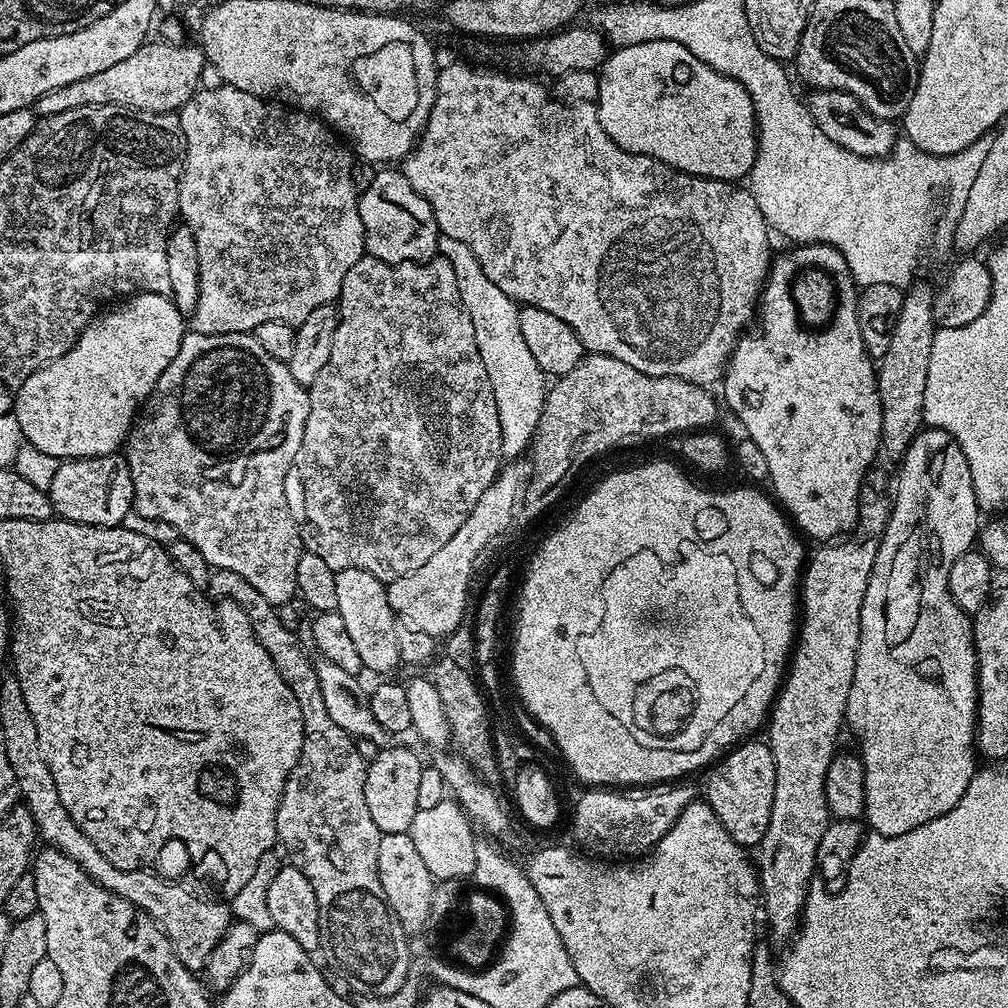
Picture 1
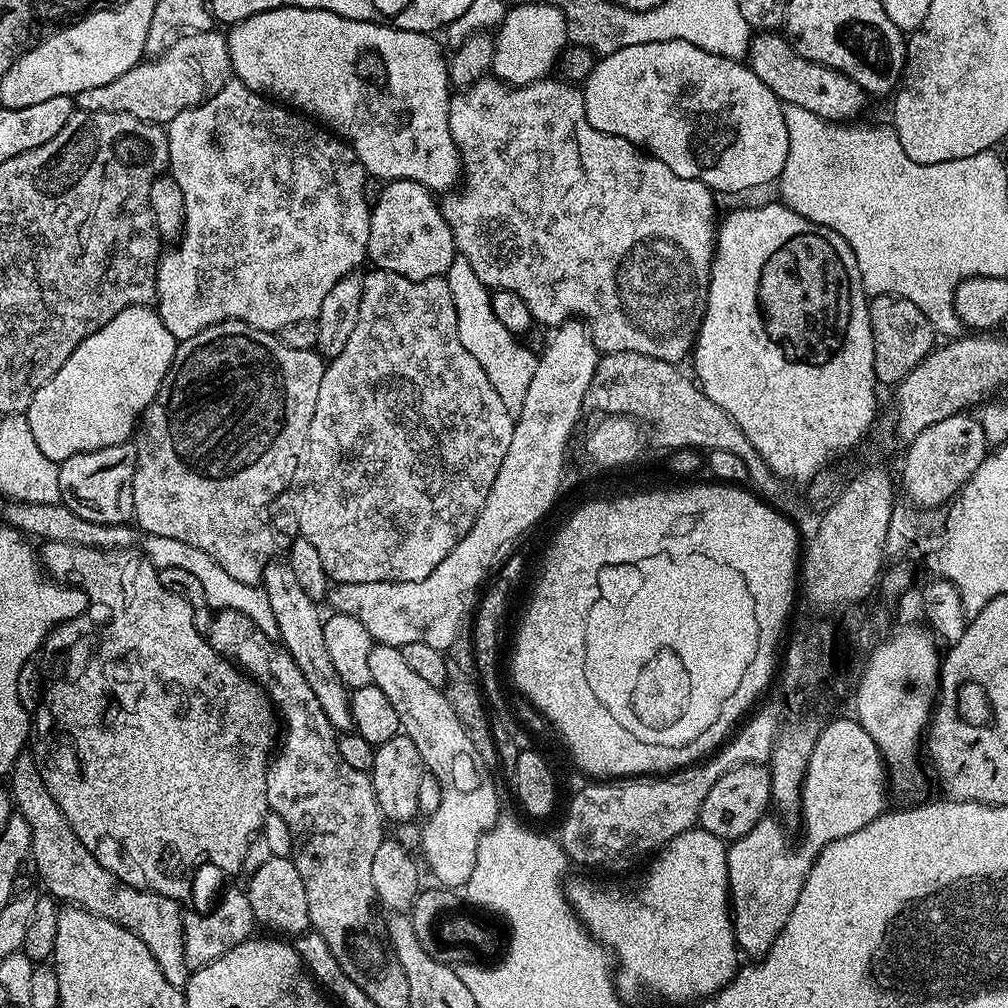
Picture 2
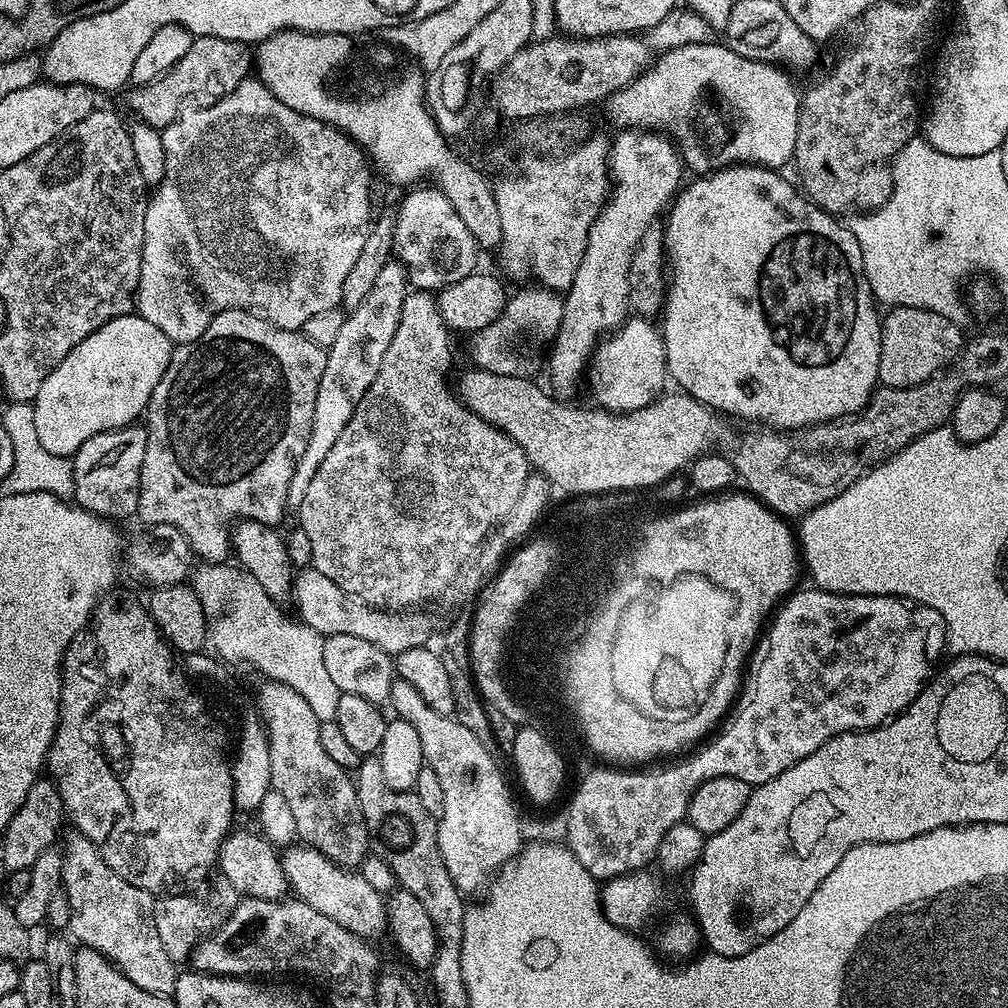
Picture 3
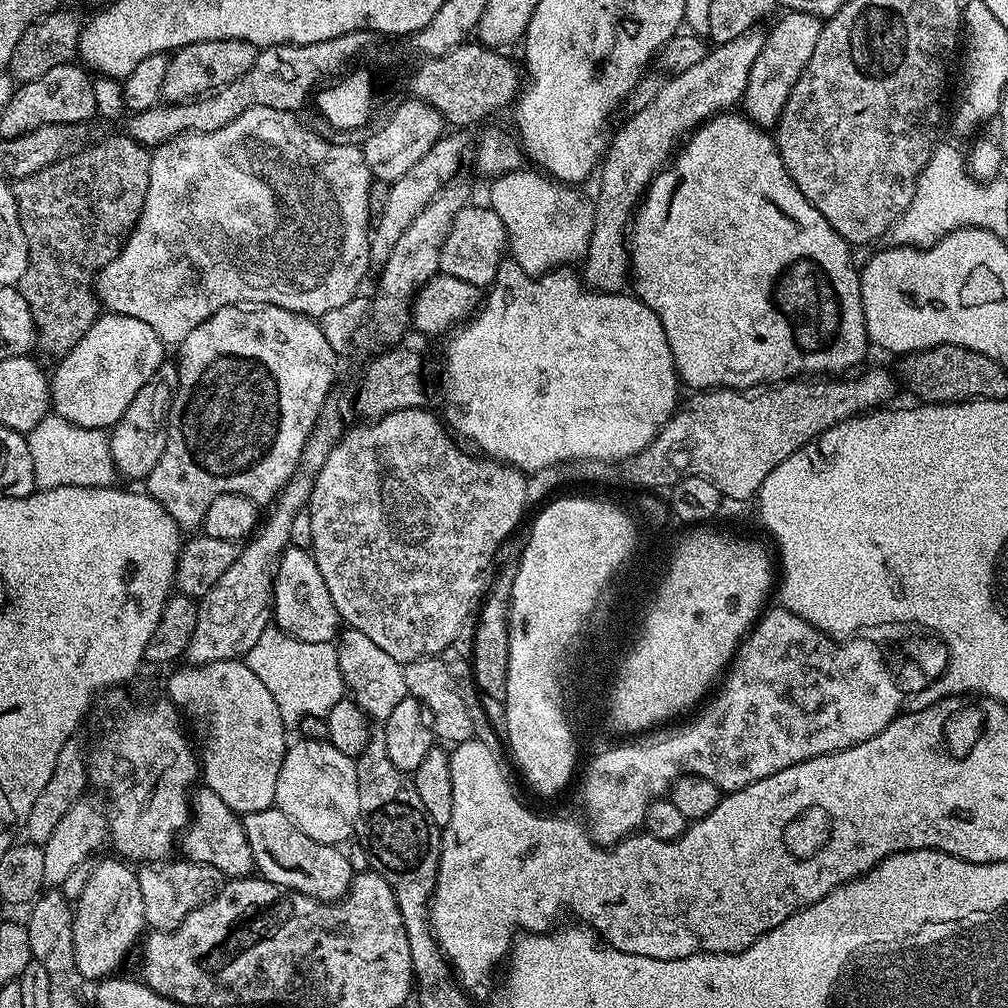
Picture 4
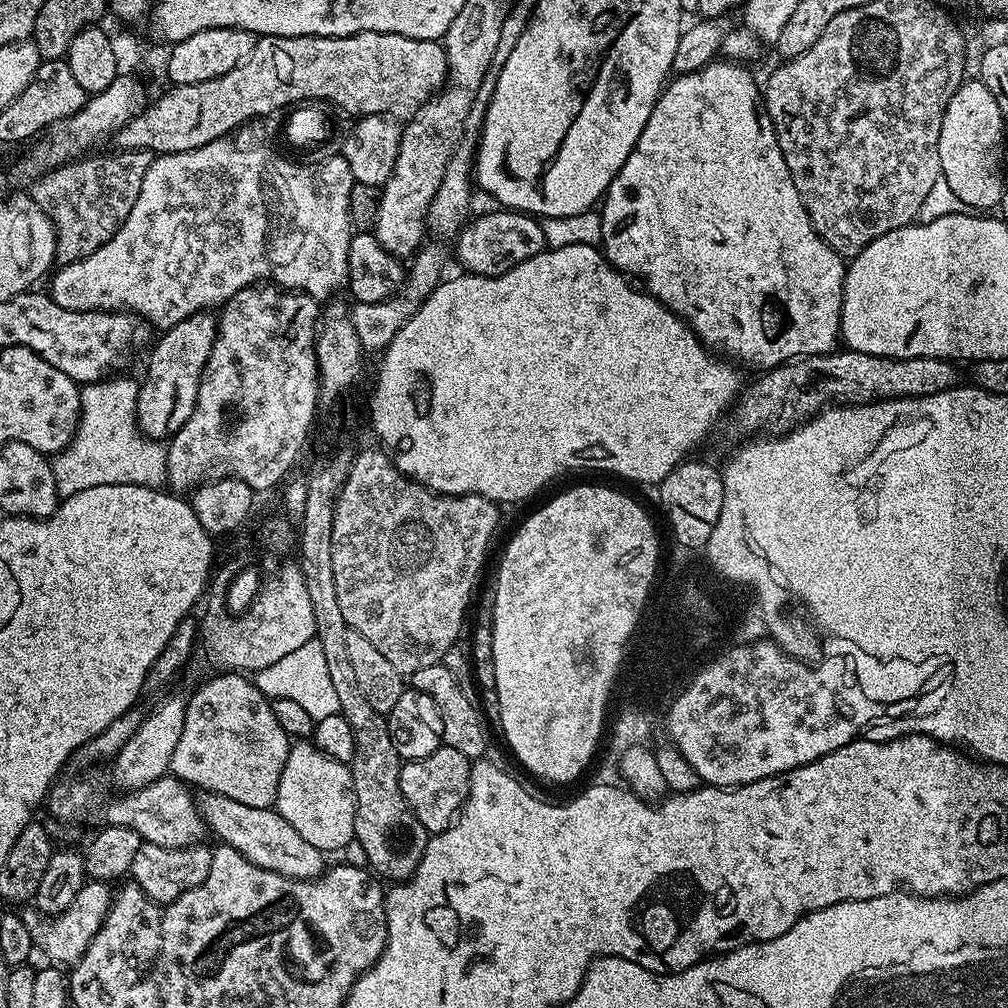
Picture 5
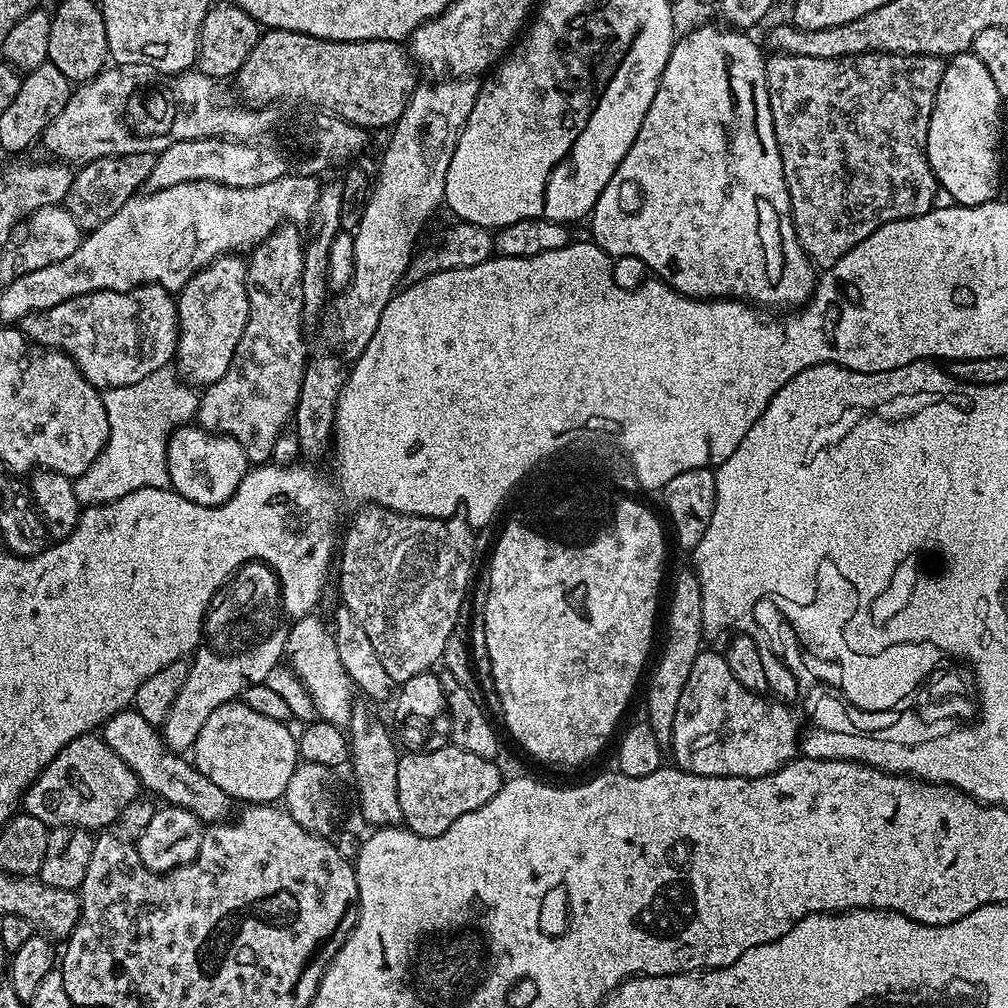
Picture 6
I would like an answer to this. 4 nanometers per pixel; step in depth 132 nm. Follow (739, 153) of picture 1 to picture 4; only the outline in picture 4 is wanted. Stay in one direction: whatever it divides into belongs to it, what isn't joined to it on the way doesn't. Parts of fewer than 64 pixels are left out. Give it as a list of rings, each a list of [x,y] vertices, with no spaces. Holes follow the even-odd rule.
[[[809,12],[783,13],[785,16],[767,33],[762,54],[750,72],[750,82],[744,91],[742,101],[743,115],[768,130],[780,123],[780,115],[790,98],[790,90],[798,82],[801,70],[810,62],[810,54],[814,54],[814,46],[818,46],[818,34],[822,27],[821,17]]]

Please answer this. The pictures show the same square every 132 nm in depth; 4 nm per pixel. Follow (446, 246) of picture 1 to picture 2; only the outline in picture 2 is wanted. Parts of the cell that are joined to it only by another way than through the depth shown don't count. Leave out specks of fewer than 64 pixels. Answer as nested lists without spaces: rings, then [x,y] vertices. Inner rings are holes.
[[[457,255],[448,267],[446,279],[450,294],[454,294],[454,310],[458,310],[458,338],[462,338],[462,346],[466,346],[478,366],[486,370],[486,378],[490,378],[490,386],[498,390],[498,398],[502,398],[506,410],[513,414],[520,412],[522,402],[526,402],[526,390],[530,390],[530,381],[534,379],[537,353],[519,344],[517,333],[506,330],[506,326],[498,322],[492,292],[480,281],[478,274],[474,274],[474,266],[470,266],[465,256]]]

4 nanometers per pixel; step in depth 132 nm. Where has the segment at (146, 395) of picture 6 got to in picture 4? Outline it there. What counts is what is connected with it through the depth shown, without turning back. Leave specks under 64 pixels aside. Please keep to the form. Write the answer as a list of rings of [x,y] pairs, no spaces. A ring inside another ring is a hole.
[[[55,414],[44,416],[38,426],[26,433],[30,458],[34,458],[37,489],[58,486],[113,487],[117,483],[118,473],[110,454],[108,437],[109,433],[102,428],[83,428]]]

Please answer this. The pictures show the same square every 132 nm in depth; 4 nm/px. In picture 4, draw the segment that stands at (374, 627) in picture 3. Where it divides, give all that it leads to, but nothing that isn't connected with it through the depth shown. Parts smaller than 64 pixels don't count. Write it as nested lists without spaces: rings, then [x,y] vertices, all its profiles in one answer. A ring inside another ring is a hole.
[[[289,546],[281,554],[273,584],[272,614],[275,626],[294,639],[310,643],[333,643],[337,639],[342,621],[309,549]]]

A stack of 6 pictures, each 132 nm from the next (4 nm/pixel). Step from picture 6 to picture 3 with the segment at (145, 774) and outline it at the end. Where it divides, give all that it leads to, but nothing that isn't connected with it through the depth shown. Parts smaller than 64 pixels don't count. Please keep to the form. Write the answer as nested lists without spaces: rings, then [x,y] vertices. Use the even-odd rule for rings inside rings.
[[[303,842],[289,847],[281,855],[280,862],[295,899],[305,900],[310,906],[314,906],[314,910],[318,910],[318,914],[334,918],[338,926],[370,942],[376,942],[380,935],[388,932],[388,906],[385,897],[378,890],[373,890],[359,871],[334,863],[326,858],[326,854]]]

